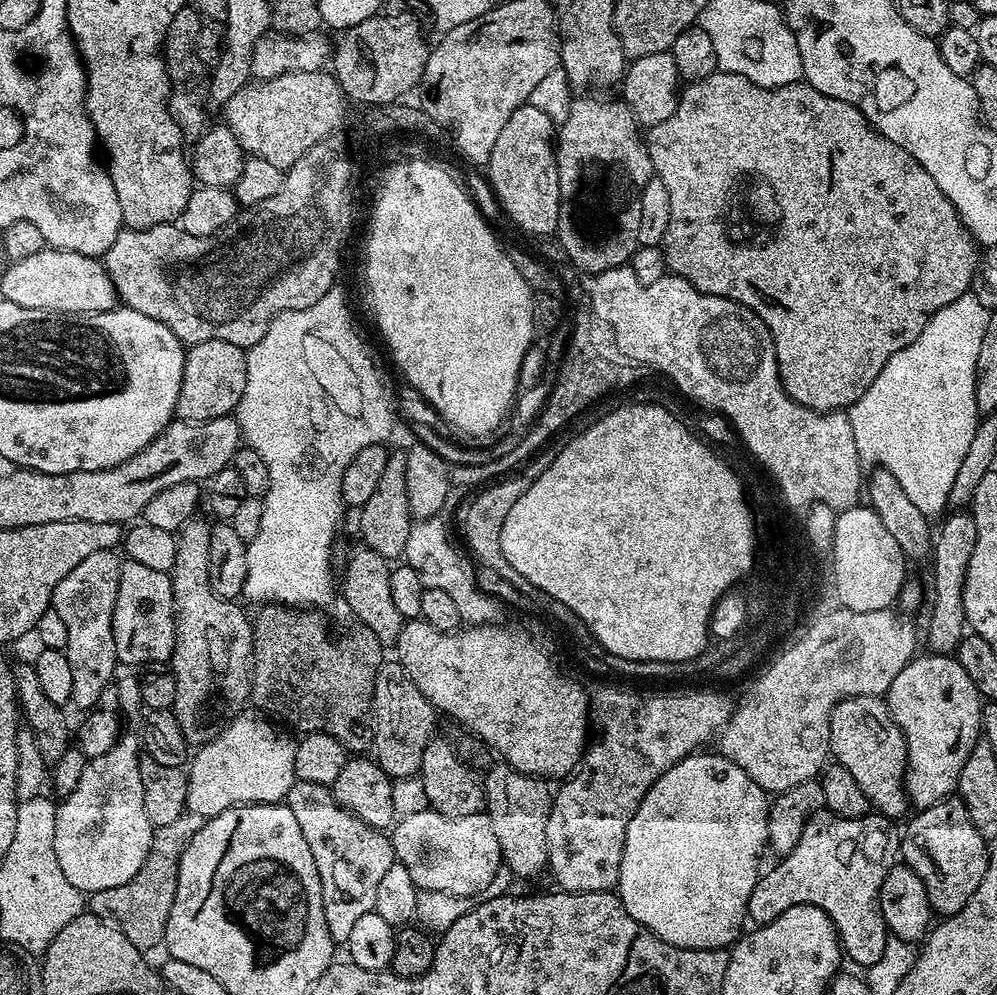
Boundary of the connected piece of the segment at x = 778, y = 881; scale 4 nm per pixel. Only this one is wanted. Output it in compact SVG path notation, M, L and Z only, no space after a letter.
M827 810L813 812L802 830L802 838L798 838L798 846L794 846L790 854L779 857L776 863L780 864L774 865L769 872L767 869L757 880L754 890L750 890L747 919L759 926L774 922L774 918L790 910L790 906L818 906L818 910L828 912L830 922L834 922L843 955L861 964L861 969L868 969L882 958L882 950L886 950L886 942L890 939L880 909L880 891L886 874L898 863L900 856L901 833L892 824L895 823L889 817L879 814L842 818Z

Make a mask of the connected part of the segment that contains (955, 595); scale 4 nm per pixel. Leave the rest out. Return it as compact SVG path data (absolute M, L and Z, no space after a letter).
M956 510L951 514L953 516L945 515L939 521L941 522L940 533L938 531L935 533L930 557L932 617L928 620L928 644L932 647L929 649L936 654L955 653L956 647L966 635L964 583L966 582L966 570L970 566L970 554L974 554L974 542L978 542L978 526L974 526L971 511Z

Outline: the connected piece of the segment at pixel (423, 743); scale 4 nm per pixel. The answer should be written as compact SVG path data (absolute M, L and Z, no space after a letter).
M395 658L385 659L376 671L374 678L374 690L372 691L372 714L370 723L372 726L372 747L374 759L379 764L381 770L385 772L393 781L407 780L415 777L422 766L422 754L429 741L434 738L432 732L436 728L438 713L432 704L424 697L422 690L410 682L410 674L400 665Z

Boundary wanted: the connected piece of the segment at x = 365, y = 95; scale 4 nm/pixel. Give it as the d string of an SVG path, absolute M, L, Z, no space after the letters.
M411 11L399 14L377 14L366 18L366 22L358 22L347 29L340 41L335 41L334 51L330 57L330 68L336 81L340 83L345 97L349 101L357 100L363 106L383 106L399 101L412 87L419 85L424 79L424 67L428 61L430 44L424 41L420 33L420 24L412 17Z

